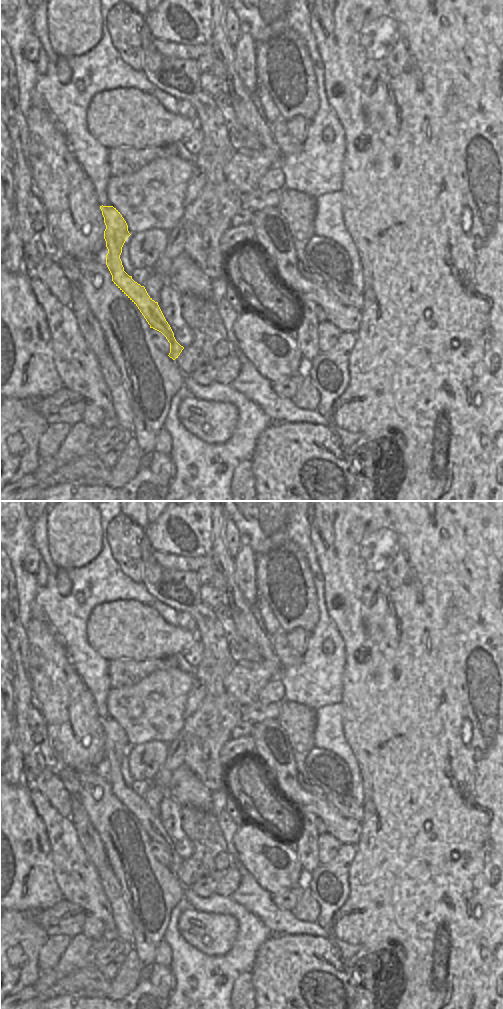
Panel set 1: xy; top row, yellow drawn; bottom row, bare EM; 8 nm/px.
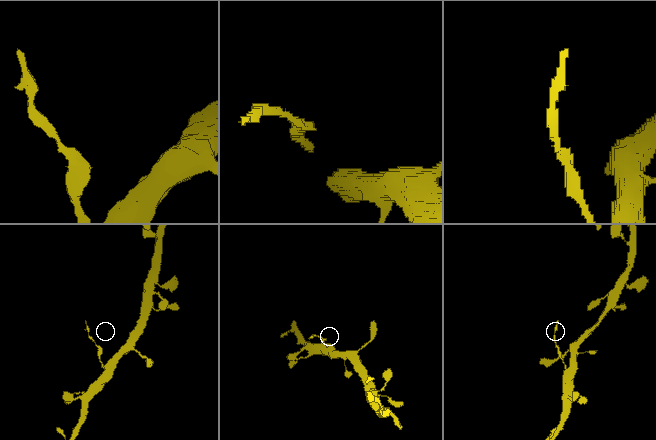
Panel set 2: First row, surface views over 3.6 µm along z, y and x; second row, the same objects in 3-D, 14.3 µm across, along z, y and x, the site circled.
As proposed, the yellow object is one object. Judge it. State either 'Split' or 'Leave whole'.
Leave whole

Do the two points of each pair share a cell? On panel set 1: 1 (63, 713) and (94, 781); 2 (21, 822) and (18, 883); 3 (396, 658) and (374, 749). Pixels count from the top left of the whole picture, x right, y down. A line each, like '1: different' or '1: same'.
1: different
2: same
3: same

